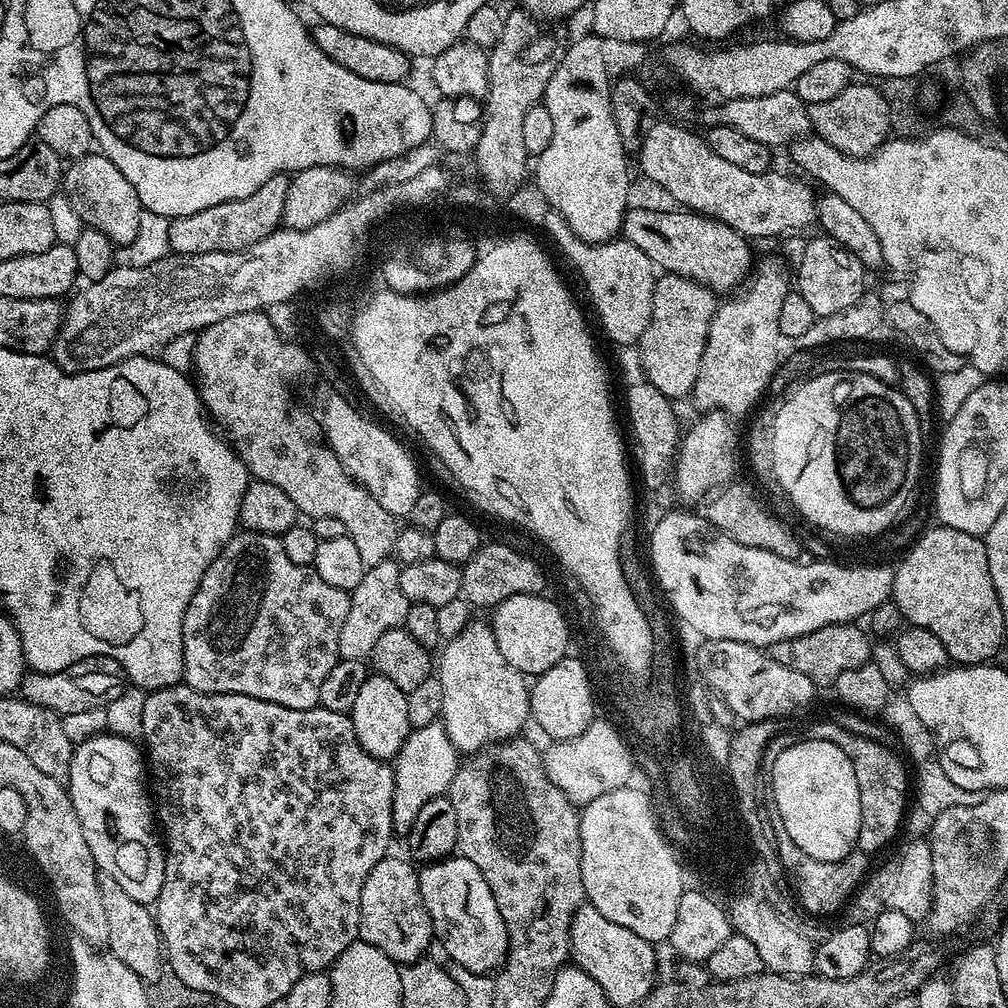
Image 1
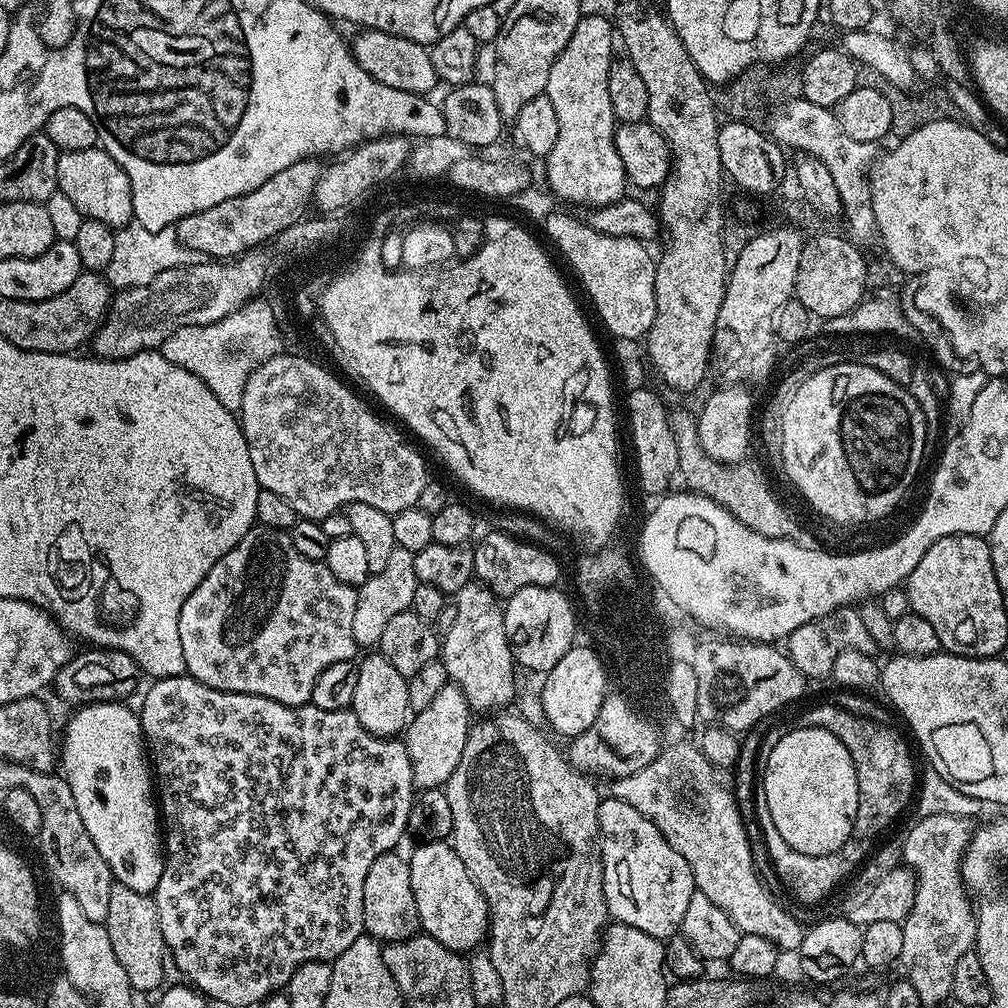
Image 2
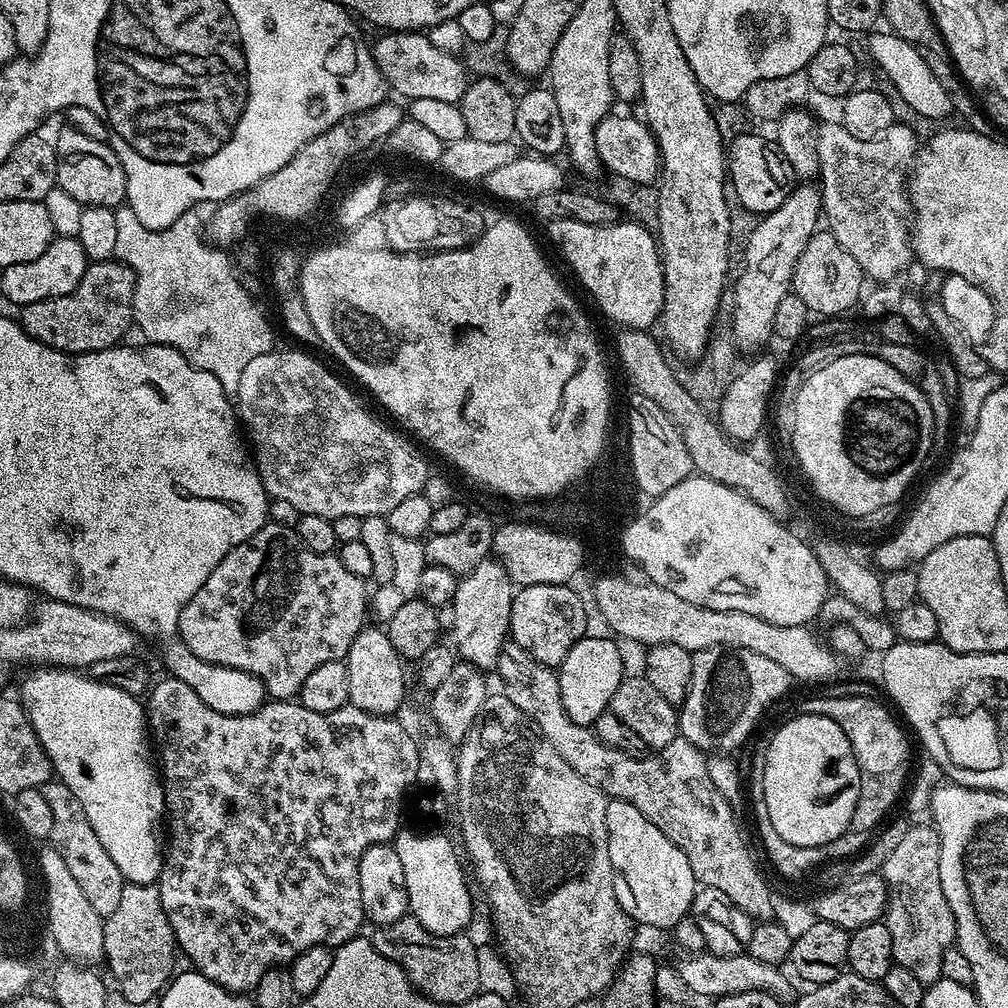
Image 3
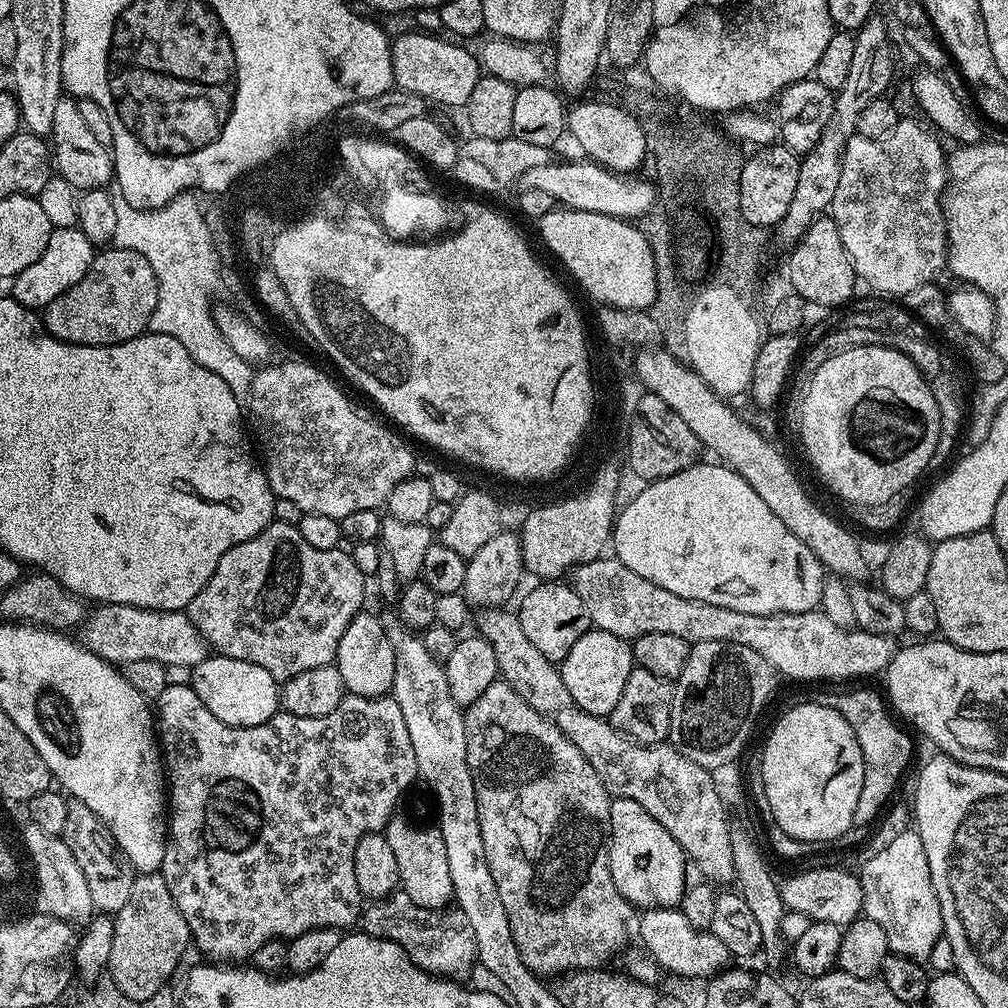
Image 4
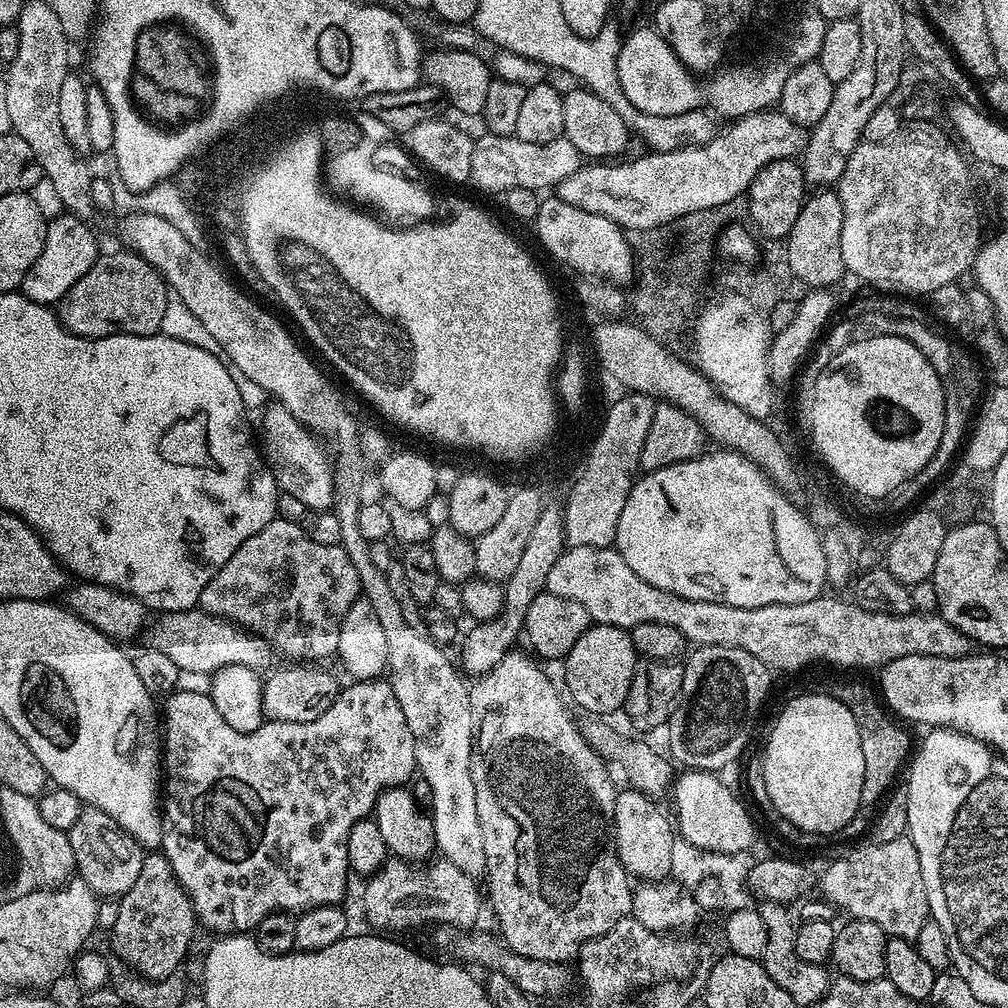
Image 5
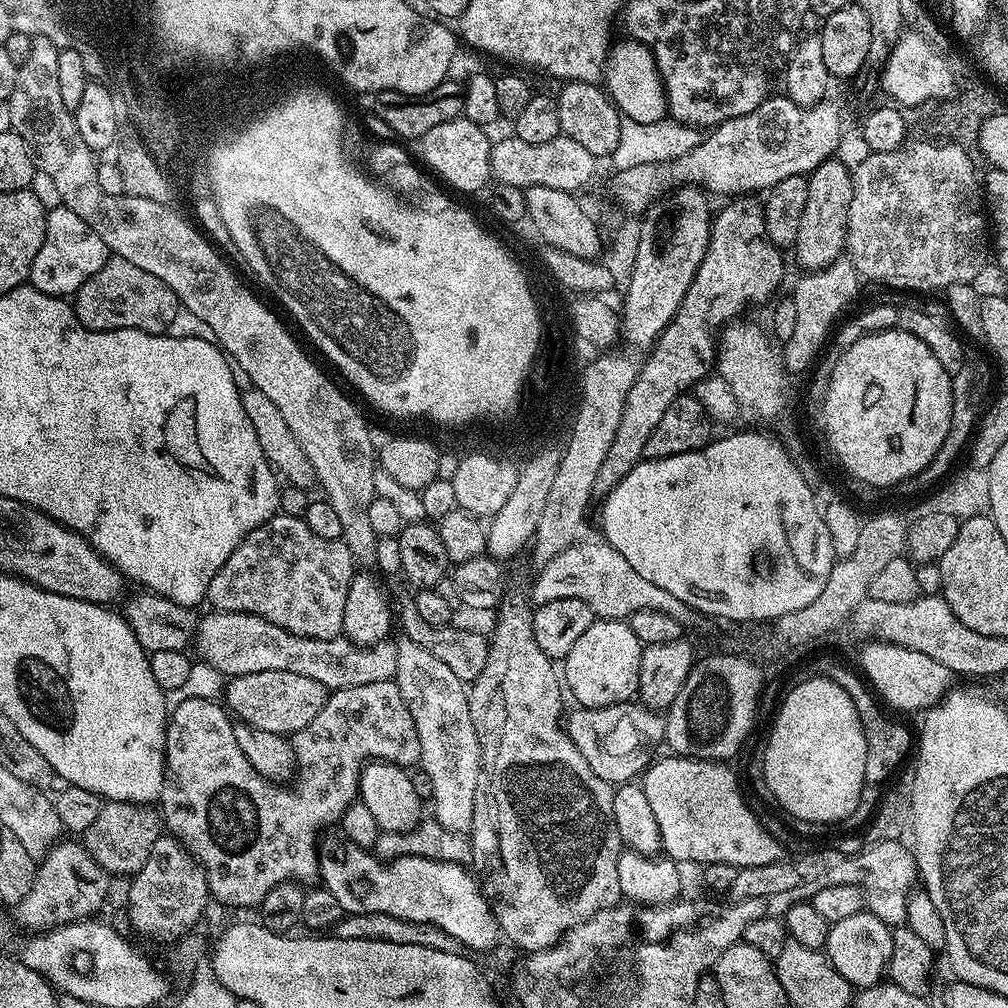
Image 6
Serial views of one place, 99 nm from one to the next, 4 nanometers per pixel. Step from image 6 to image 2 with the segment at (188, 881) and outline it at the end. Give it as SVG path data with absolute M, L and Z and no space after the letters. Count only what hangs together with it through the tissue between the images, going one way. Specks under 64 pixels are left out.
M119 882L113 883L110 890L110 910L102 923L110 934L114 958L122 962L122 970L126 970L132 989L137 993L155 993L165 983L164 960L166 964L162 922L158 922L158 906L155 899L147 892L130 890L130 886Z

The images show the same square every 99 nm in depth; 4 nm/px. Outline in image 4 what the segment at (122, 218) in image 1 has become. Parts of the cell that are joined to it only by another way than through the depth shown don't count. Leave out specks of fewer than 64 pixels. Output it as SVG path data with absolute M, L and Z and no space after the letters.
M61 95L58 106L54 106L50 151L54 157L55 171L62 178L66 178L66 182L70 182L70 186L74 186L77 193L108 188L113 183L114 165L109 145L94 138L94 133L86 127L86 121L82 118L79 103L71 95Z

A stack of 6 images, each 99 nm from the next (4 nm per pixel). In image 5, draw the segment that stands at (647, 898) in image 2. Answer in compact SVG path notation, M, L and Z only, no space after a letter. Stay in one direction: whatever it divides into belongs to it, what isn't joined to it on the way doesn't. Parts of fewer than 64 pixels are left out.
M628 786L617 791L614 802L614 818L612 827L616 837L616 853L622 866L628 871L629 877L640 882L655 882L665 879L671 870L671 844L674 839L674 824L664 817L657 801L645 794L637 792Z

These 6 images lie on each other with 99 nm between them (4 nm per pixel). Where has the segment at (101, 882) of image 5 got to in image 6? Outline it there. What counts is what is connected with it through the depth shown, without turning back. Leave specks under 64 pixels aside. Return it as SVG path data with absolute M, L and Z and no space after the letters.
M109 800L101 803L98 818L94 826L82 834L84 849L113 876L131 877L150 858L150 846L162 834L162 817L155 807L146 804L123 804L121 800Z

